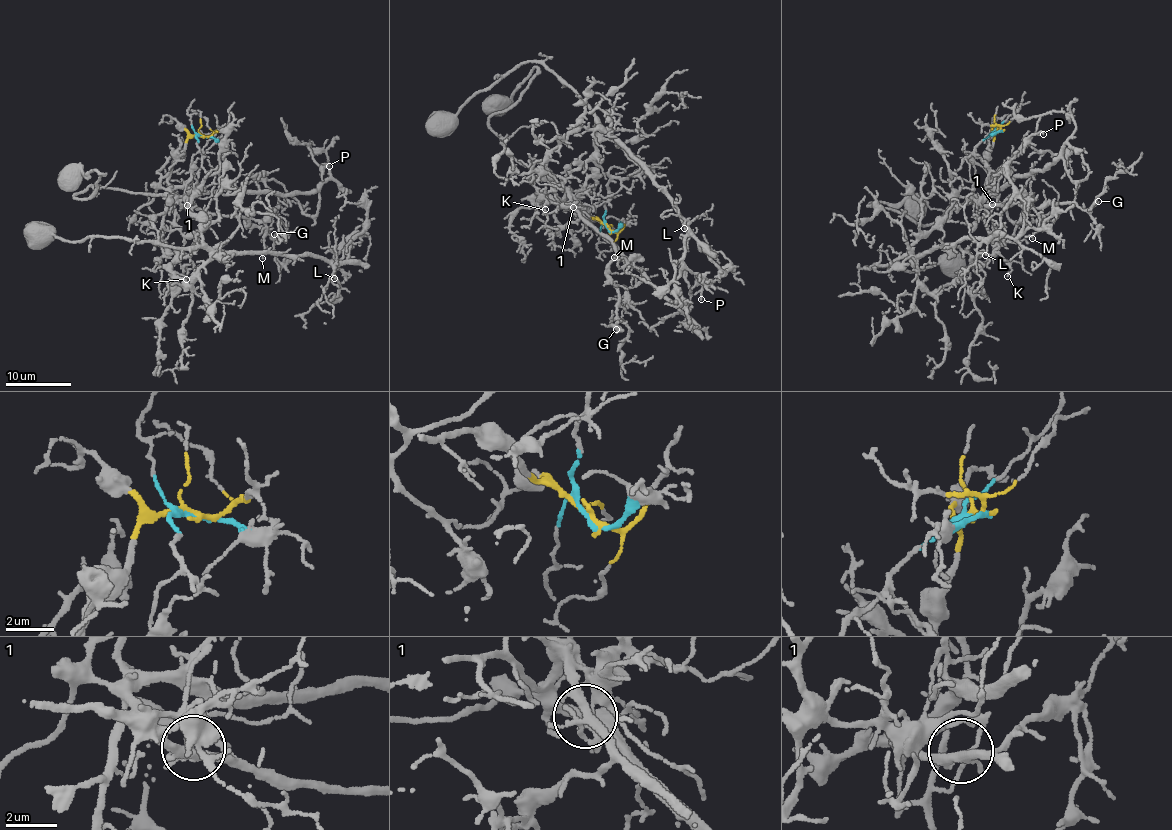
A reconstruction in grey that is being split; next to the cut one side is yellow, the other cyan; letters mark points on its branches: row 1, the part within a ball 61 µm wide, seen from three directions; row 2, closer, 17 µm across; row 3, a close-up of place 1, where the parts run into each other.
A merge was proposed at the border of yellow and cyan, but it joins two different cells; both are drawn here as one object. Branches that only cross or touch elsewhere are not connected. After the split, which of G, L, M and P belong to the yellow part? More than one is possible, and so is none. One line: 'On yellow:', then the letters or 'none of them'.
On yellow: G, M, P

